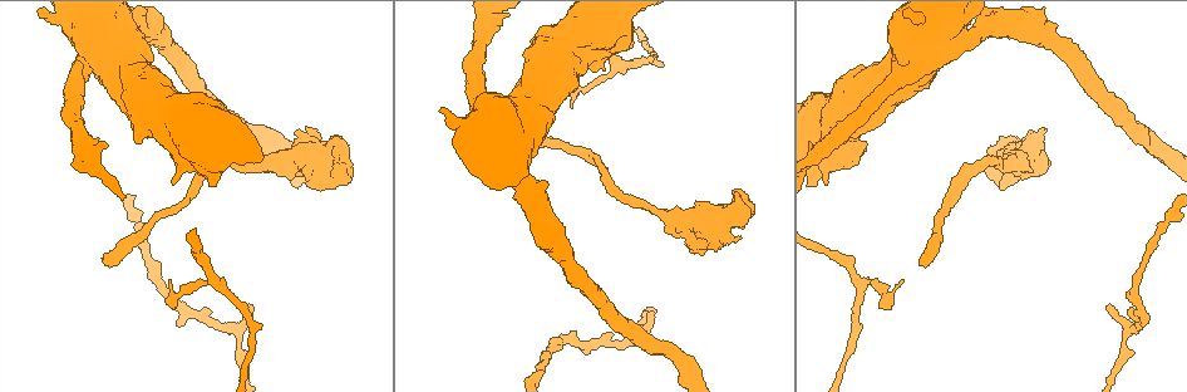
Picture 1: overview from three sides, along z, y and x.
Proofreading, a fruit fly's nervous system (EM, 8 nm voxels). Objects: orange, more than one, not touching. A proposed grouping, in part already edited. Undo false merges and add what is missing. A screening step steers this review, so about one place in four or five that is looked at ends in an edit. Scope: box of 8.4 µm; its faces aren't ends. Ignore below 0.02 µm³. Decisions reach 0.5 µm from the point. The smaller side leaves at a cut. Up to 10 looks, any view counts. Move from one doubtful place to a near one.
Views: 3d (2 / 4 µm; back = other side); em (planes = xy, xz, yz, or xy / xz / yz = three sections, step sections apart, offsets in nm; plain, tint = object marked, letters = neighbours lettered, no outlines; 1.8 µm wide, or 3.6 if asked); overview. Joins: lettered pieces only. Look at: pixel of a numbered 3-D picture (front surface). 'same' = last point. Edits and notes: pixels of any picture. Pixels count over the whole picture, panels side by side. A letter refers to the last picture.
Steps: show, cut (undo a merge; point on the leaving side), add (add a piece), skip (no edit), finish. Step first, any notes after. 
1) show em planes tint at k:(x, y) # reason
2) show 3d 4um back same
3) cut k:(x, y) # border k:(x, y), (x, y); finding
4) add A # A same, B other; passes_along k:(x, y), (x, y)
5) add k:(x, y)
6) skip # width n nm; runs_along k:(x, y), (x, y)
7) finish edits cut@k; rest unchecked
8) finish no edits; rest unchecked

show em xy step 4 plain at 1:(250, 304) # thin end

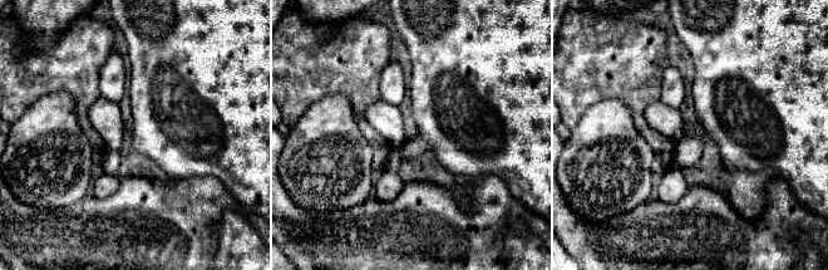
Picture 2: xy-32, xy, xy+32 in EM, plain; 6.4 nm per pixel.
show em xy step 4 letters same # see the neighbours

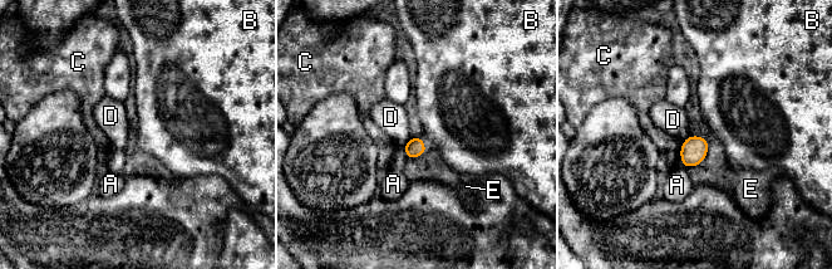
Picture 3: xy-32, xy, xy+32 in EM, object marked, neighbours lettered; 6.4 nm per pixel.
add B # width 120 nm; longest_contact B 110 nm; A other, B same, C other, D other, E other; the neuron continues

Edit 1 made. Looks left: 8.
show em 3.6um planes letters at 1:(917, 67) # sudden change in width

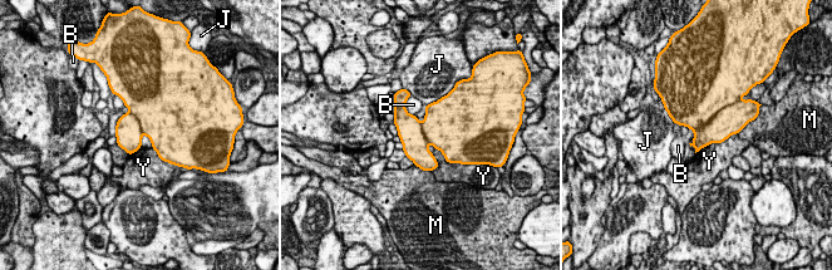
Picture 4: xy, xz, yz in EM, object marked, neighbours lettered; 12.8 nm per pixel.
cut 4:(732, 119) # longest_contact Y 600 nm; B other, J other, M other, Y other; a second neuron is stuck on

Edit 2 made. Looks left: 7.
show overview

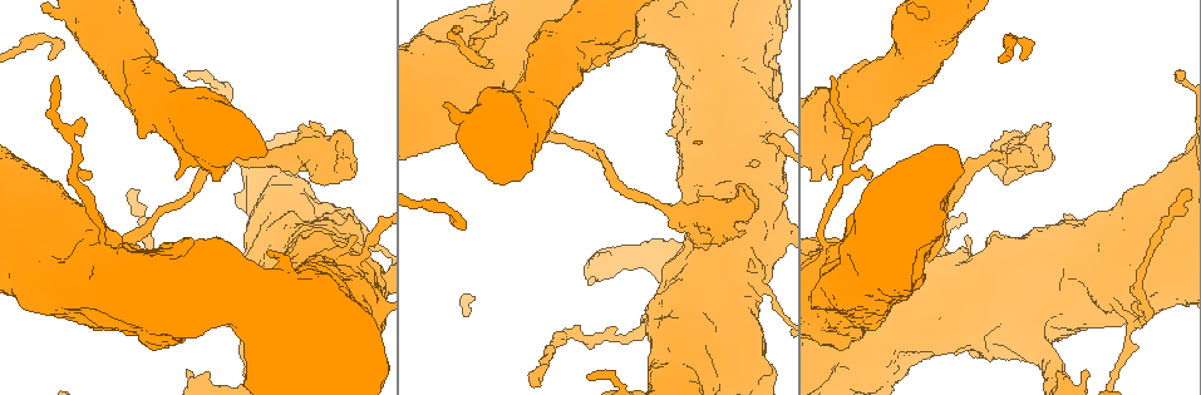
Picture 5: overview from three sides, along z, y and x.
show em planes letters at 5:(58, 77) # thin end

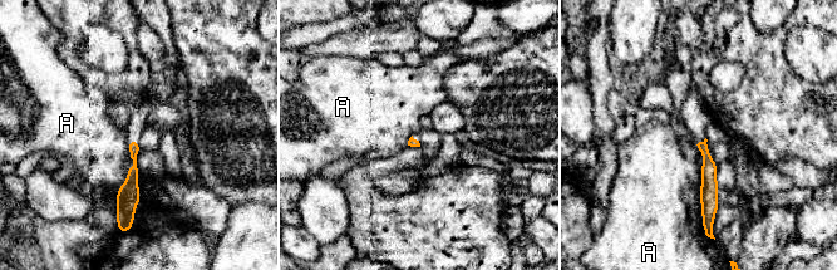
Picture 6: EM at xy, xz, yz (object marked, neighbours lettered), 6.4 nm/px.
skip # A other; runs_along 6:(132, 142), (134, 167), (124, 214); none of them fits

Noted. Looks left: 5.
show 3d 2um at 5:(343, 164) # sharp bend

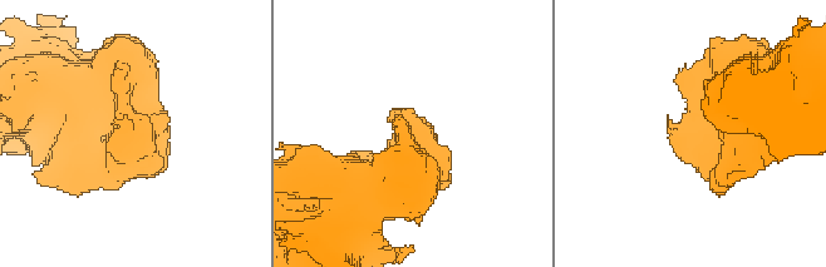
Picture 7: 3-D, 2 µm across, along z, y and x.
show em planes letters at 7:(131, 131) # need the tissue

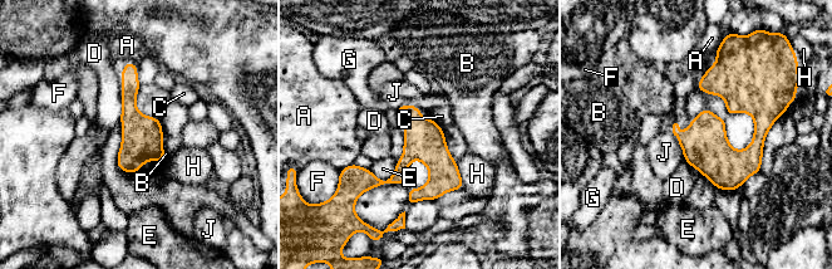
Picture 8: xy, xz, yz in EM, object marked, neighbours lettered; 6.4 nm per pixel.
skip # width 260 nm; A other, B other, C other, D other, E other, F other, G other, H other, J other; one neuron here

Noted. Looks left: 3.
show em 3.6um planes letters at 5:(756, 290) # sharp bend

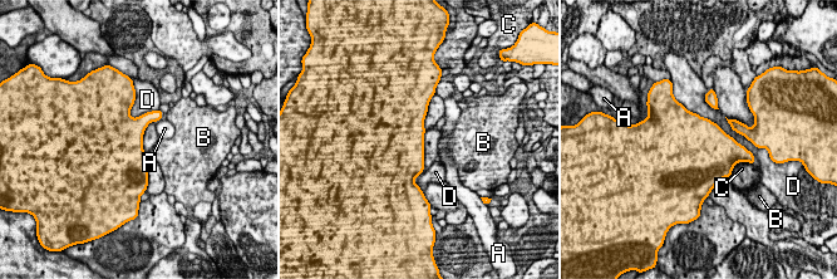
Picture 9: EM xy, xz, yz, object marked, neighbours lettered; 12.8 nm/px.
skip # width 420 nm; A other, B other, C other, D other; border 9:(426, 131), (423, 170); continuous, no second neuron

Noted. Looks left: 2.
finish edits add@3, cut@4; rest unchecked

